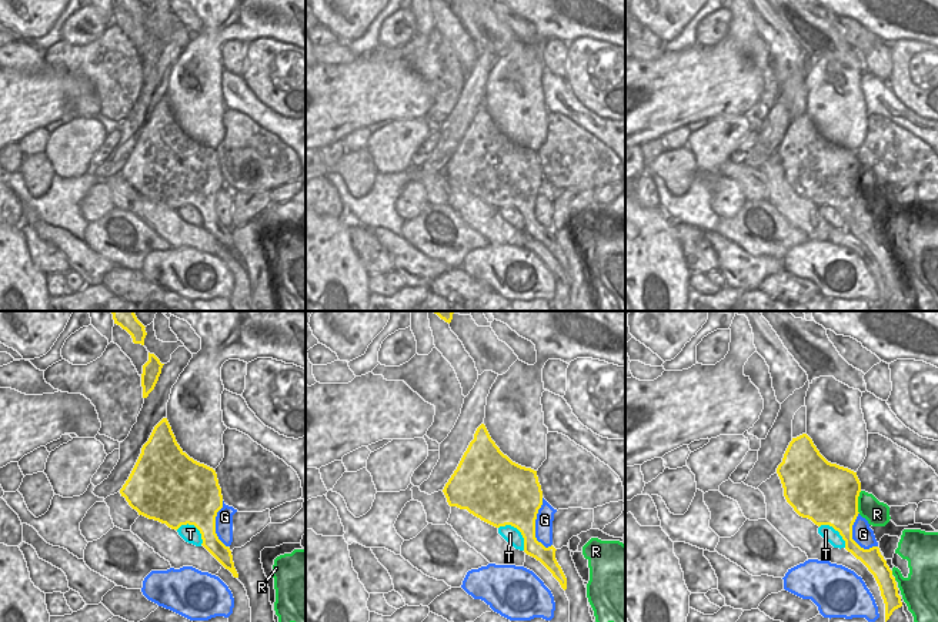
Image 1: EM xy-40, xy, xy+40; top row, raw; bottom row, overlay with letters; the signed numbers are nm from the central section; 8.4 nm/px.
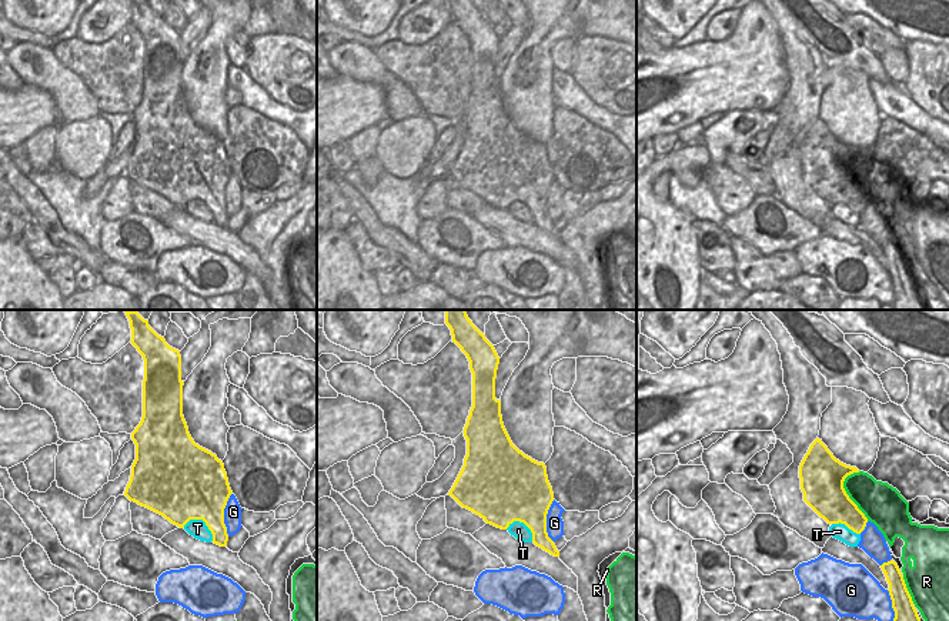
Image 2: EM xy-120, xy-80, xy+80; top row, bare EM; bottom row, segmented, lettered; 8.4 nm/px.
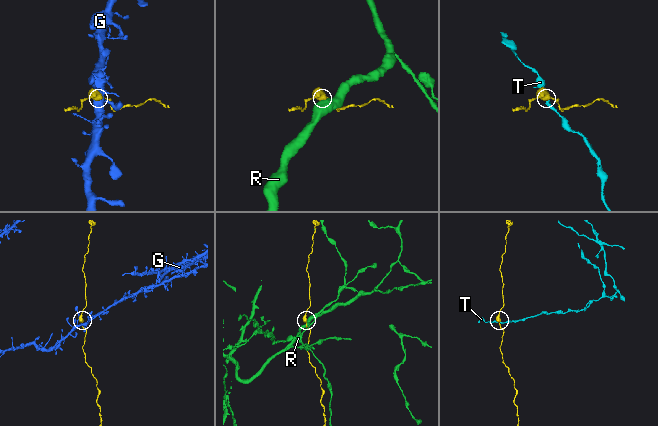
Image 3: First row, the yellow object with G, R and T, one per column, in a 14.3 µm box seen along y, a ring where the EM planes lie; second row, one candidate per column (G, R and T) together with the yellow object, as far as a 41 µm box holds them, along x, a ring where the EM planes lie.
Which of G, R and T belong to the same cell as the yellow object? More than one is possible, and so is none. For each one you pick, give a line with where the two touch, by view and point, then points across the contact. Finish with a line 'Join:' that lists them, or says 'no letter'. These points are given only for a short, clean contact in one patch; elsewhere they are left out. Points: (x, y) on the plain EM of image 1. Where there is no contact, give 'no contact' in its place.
Join: no letter

